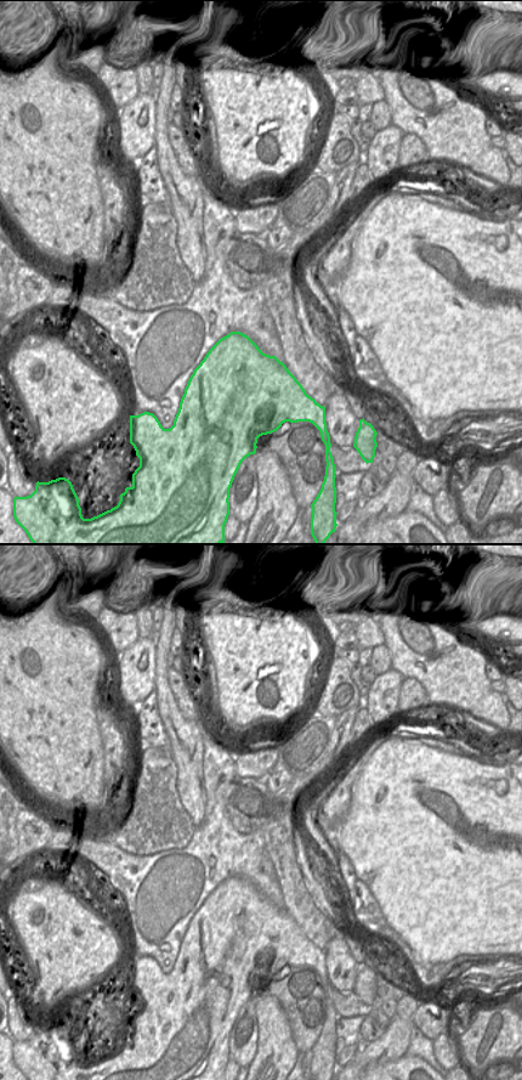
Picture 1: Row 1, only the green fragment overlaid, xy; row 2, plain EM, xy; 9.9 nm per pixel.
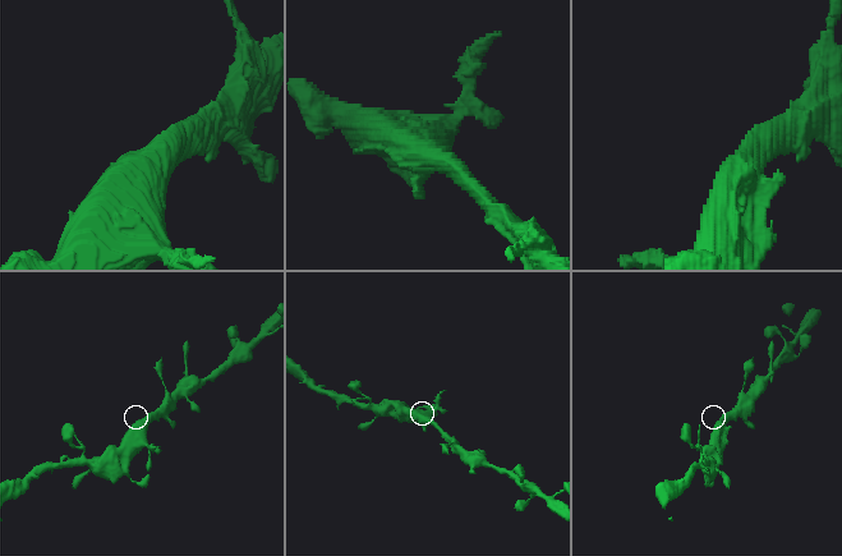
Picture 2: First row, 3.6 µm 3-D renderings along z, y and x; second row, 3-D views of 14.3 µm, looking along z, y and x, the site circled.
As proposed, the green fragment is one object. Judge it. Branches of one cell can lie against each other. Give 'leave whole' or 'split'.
leave whole

